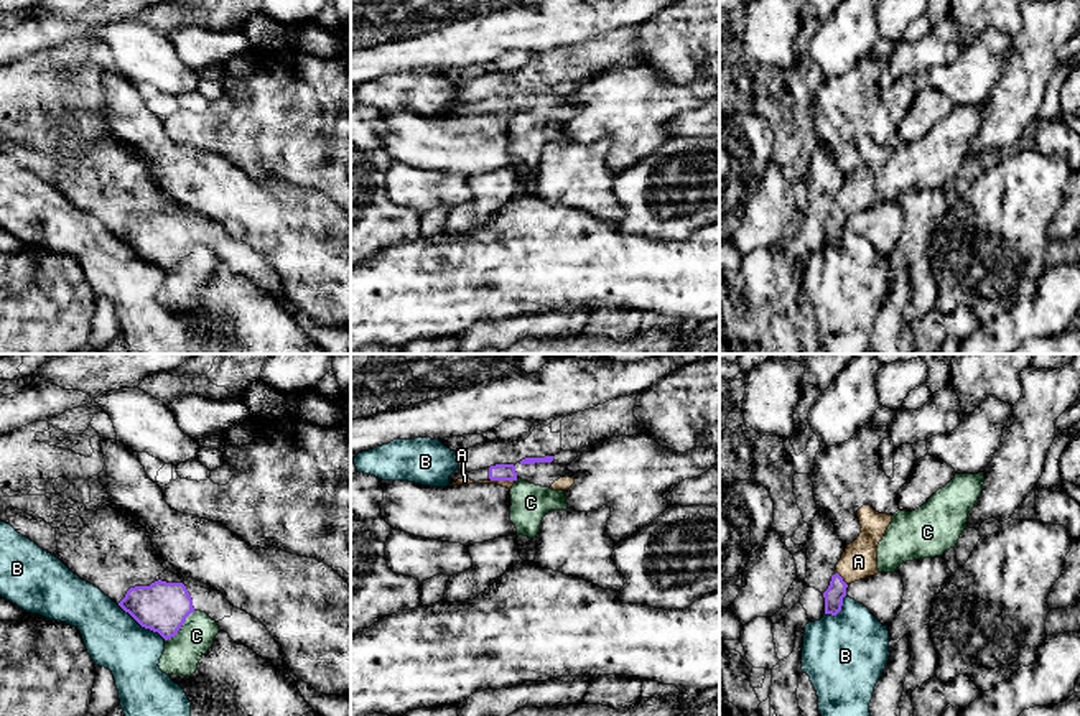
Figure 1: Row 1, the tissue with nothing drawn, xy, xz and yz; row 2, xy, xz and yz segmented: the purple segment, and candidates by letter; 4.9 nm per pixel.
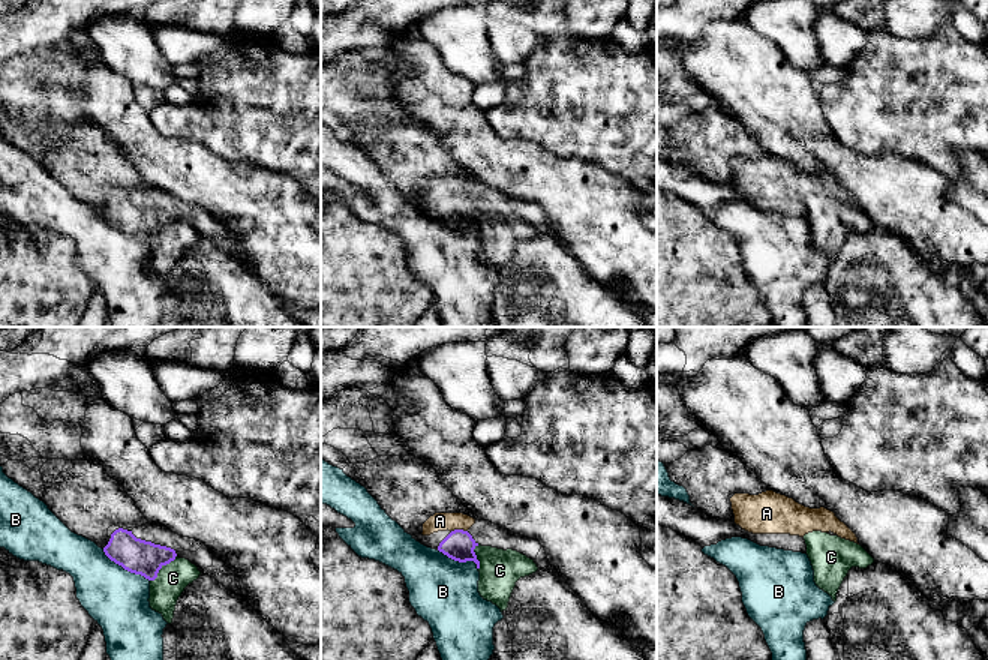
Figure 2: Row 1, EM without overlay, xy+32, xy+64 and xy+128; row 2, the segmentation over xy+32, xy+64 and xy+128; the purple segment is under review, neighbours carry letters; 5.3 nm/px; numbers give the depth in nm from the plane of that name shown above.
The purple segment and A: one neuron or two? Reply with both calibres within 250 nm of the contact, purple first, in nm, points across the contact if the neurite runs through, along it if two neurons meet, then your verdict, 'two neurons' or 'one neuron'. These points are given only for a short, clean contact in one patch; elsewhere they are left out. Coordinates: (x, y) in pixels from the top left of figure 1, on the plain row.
calibres 80 and 50 nm; way xz (499, 102), (502, 111), (465, 112); one neuron

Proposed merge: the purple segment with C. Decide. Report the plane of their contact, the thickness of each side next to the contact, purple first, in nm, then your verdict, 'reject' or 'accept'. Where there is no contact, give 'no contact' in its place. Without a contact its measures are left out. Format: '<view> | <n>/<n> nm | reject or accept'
xy | 240/180 nm | reject

